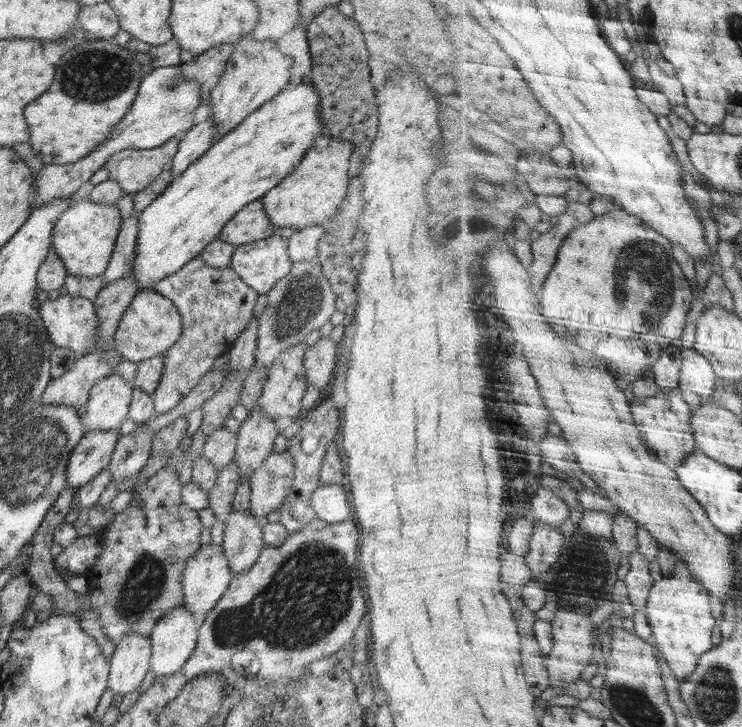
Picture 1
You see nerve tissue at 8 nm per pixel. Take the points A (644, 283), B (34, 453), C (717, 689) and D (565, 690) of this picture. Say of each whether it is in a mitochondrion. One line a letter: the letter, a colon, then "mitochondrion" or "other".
A: mitochondrion
B: mitochondrion
C: mitochondrion
D: other

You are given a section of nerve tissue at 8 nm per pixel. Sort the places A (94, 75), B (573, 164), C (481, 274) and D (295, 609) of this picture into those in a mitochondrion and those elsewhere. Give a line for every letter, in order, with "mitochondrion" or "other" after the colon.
A: mitochondrion
B: other
C: other
D: mitochondrion

